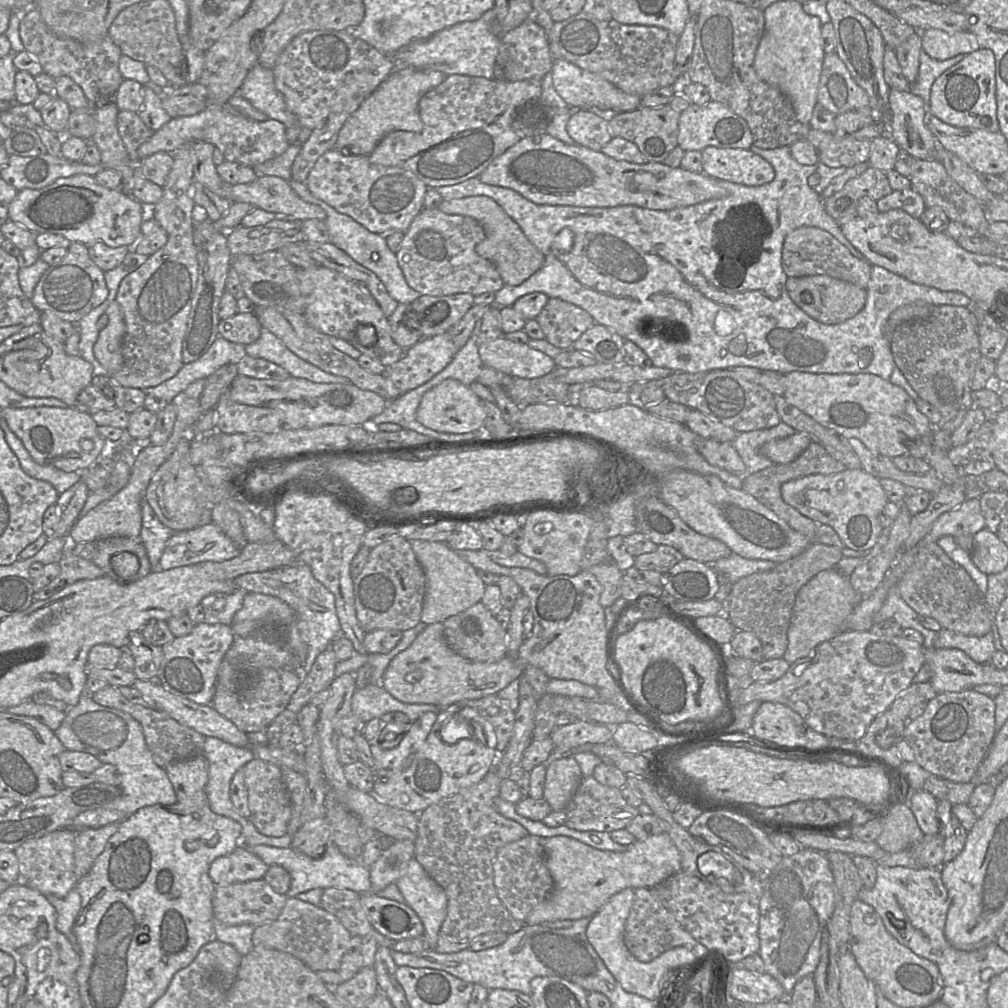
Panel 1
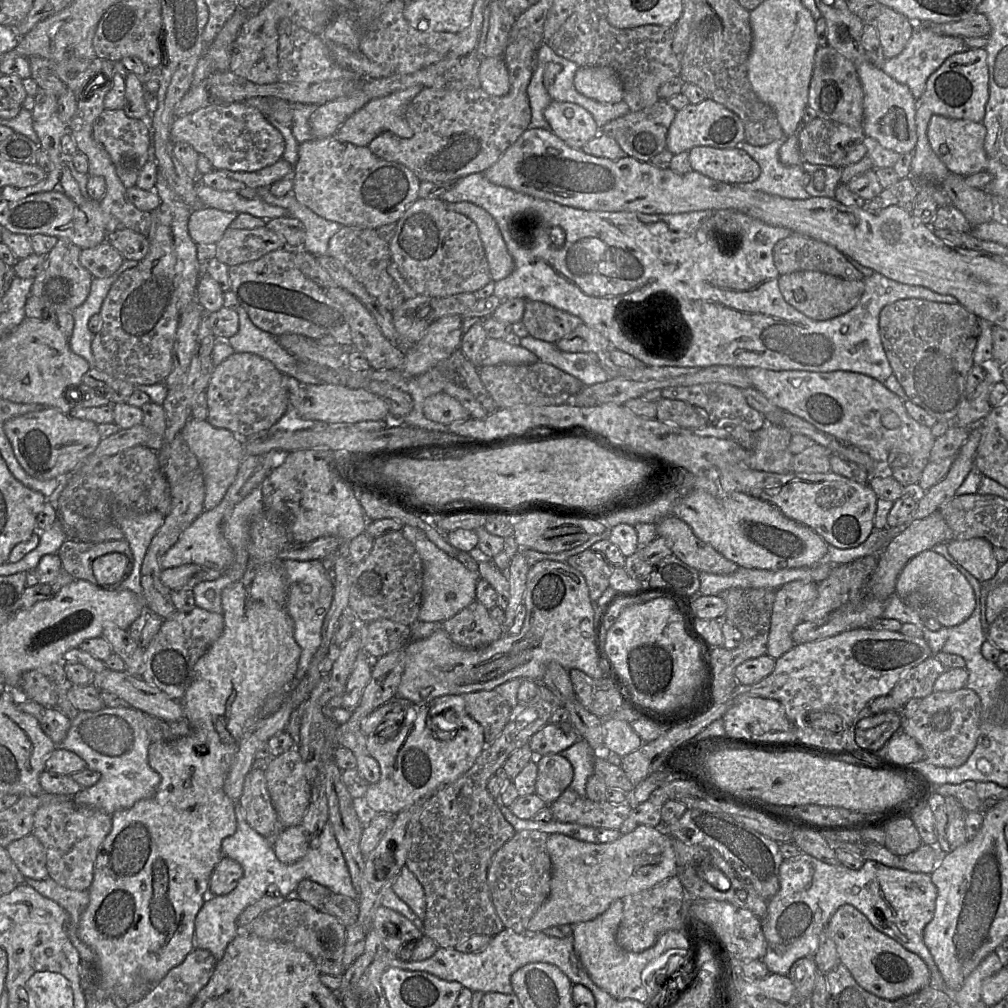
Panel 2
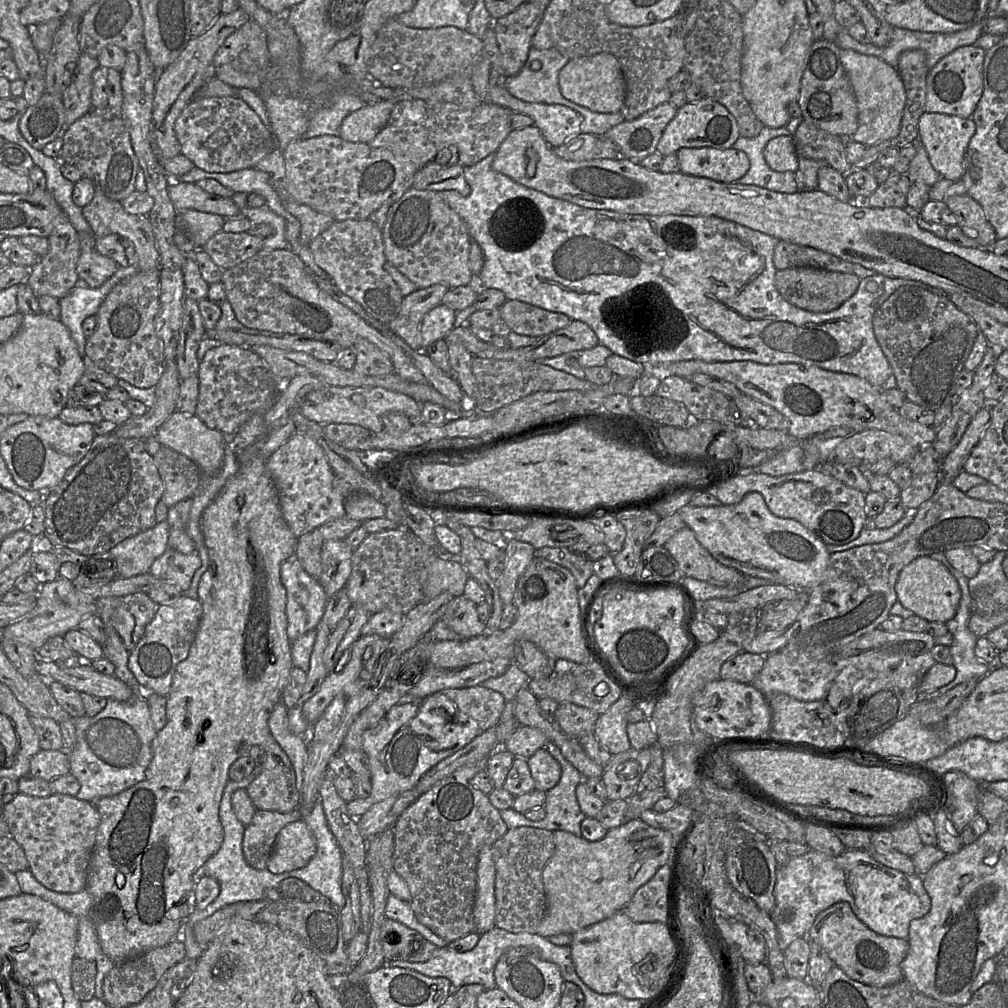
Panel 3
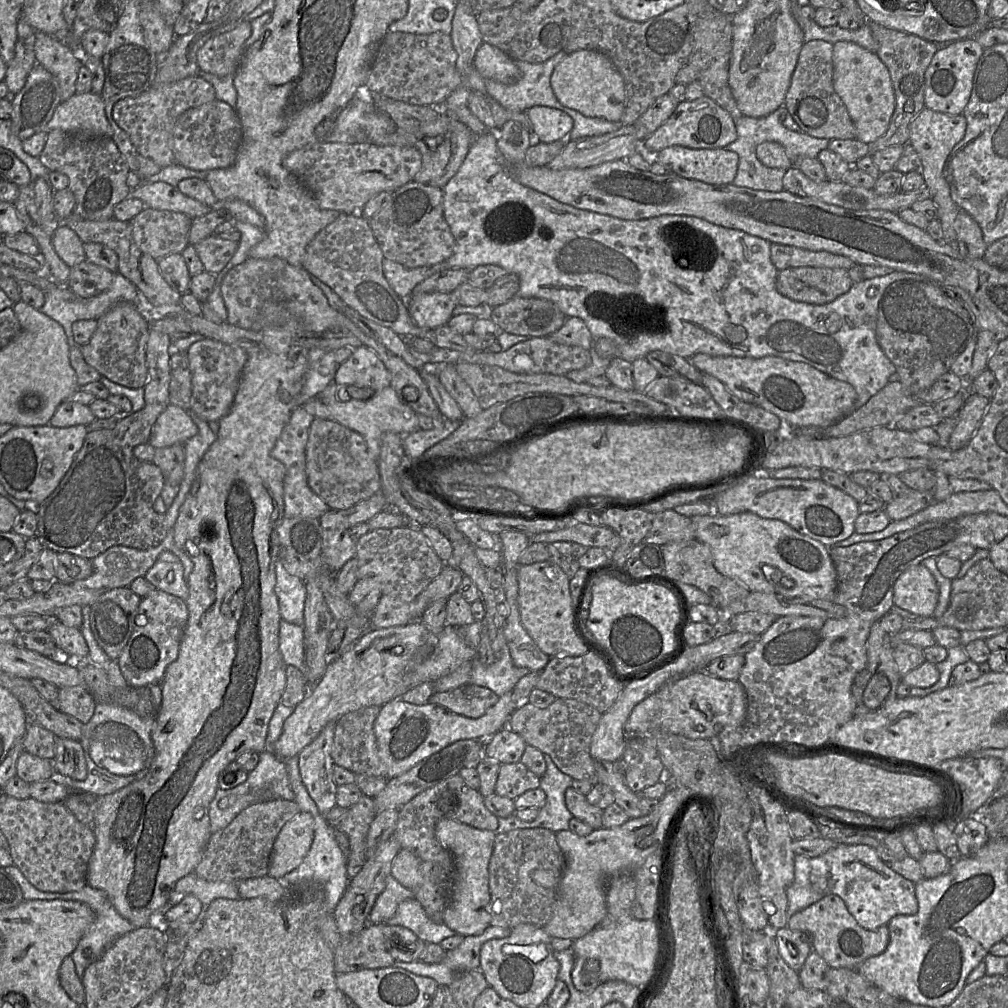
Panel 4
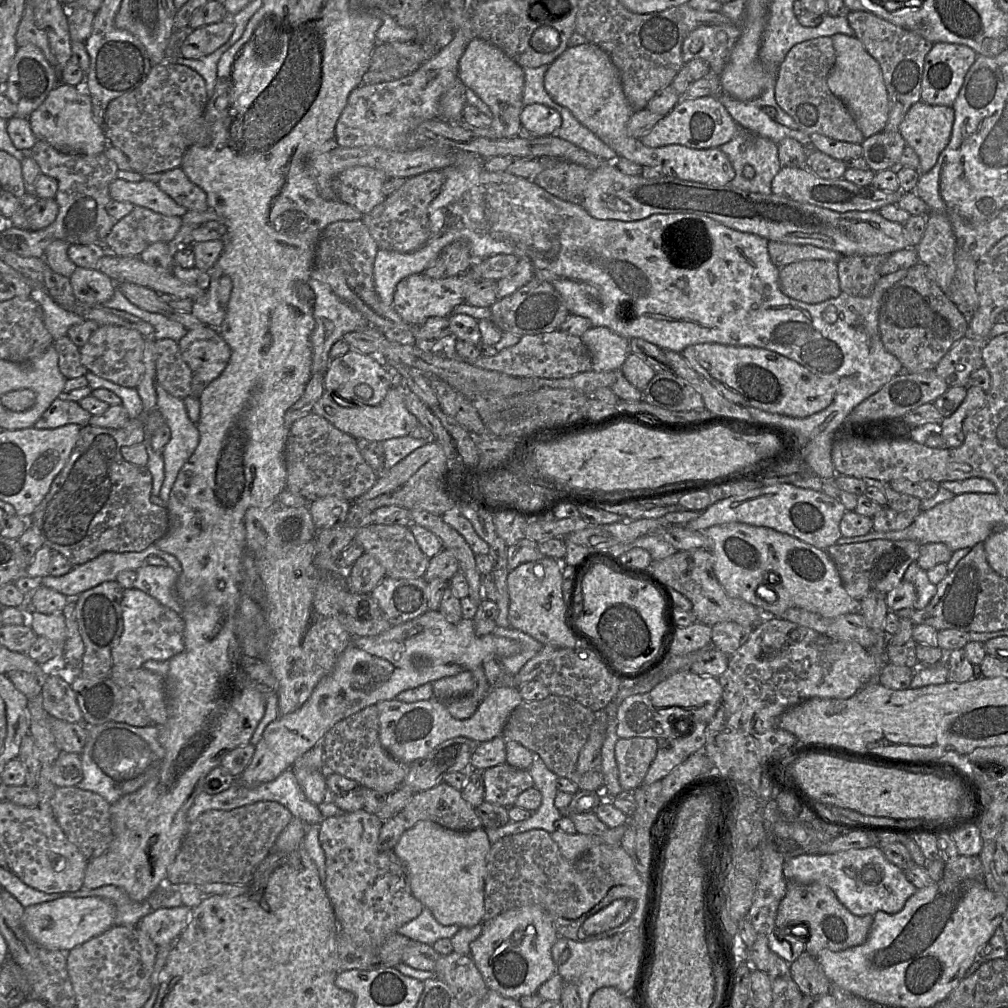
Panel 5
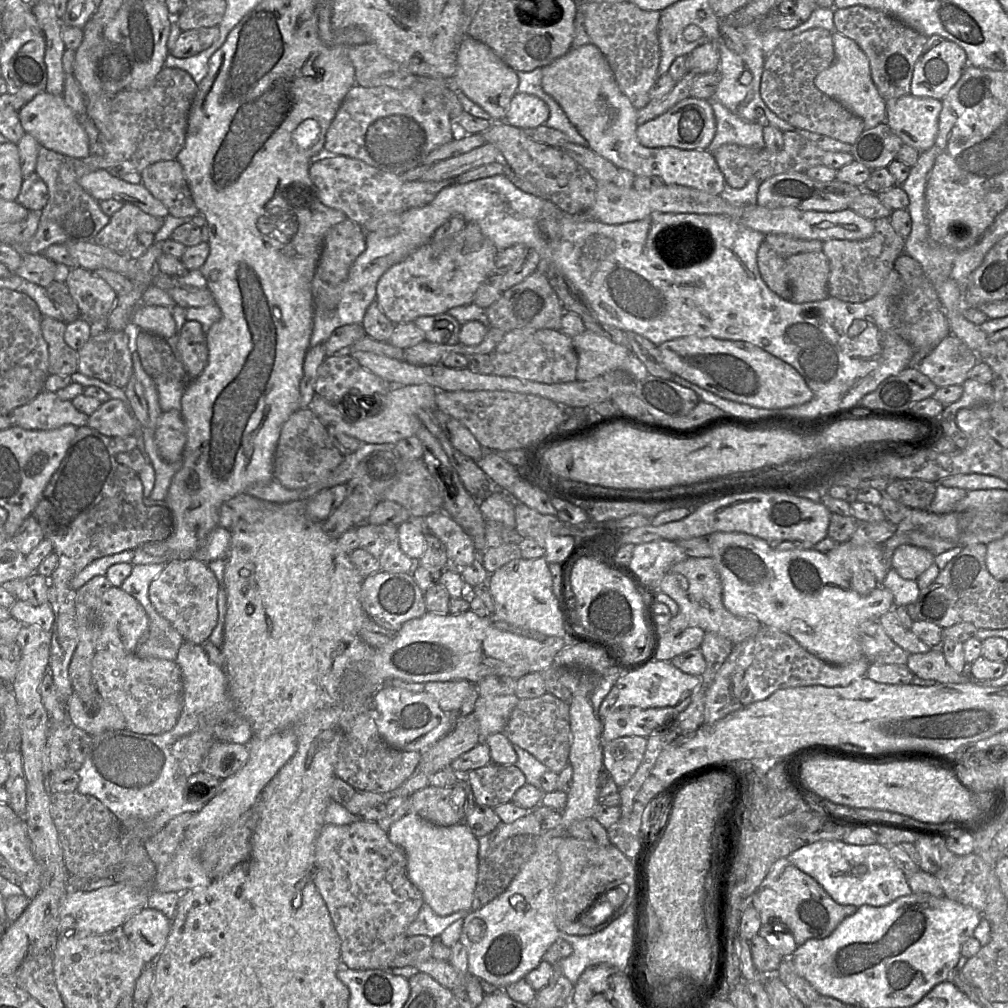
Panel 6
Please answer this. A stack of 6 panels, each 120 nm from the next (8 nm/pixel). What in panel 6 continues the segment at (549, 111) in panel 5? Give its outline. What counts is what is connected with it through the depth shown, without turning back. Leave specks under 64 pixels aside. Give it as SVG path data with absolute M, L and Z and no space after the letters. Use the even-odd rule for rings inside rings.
M517 92L511 99L504 123L517 128L528 129L545 125L549 117L549 108L540 98Z

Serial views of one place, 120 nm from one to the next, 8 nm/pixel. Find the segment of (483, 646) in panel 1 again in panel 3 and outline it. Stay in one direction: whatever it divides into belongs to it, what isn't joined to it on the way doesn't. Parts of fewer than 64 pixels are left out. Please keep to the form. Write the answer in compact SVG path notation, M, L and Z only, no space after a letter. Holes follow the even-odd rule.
M463 595L454 597L448 604L442 619L447 626L456 632L462 639L470 639L486 633L487 625L482 622L476 610L477 604Z

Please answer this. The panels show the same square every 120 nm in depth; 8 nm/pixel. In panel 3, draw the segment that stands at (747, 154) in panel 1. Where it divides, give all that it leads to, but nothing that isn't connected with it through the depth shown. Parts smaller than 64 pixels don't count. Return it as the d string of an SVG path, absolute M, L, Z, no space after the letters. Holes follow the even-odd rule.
M682 148L676 156L681 173L721 183L735 183L750 168L747 155L734 148Z

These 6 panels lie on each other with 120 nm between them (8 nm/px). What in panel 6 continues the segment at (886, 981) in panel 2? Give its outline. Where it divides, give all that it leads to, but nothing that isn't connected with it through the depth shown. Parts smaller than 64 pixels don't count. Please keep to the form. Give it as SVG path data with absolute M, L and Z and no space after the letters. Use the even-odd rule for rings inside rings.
M787 858L778 859L750 898L752 905L759 913L762 925L780 924L787 929L797 944L801 946L810 939L828 937L847 917L853 915L858 907L841 905L809 875L800 871Z

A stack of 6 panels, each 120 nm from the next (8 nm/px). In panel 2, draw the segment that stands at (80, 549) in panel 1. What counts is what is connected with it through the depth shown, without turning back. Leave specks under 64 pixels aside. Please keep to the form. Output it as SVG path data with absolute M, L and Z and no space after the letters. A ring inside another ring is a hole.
M125 539L101 543L66 540L56 555L60 558L61 568L75 580L88 581L97 585L97 579L93 573L93 562L110 553L122 553L129 560L132 558L129 543Z

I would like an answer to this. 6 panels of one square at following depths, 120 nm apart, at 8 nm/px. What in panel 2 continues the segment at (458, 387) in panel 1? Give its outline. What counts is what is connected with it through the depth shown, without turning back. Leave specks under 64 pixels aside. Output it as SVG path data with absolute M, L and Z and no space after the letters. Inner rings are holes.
M445 392L429 396L424 402L424 415L428 420L442 424L471 417L463 405Z

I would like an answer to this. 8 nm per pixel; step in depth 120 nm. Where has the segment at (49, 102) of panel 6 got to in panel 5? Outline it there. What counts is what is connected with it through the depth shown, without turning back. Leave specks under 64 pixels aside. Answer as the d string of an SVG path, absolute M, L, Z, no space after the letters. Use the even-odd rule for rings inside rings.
M59 82L27 119L38 140L65 154L96 155L108 145L102 128L94 120L91 97L80 87Z

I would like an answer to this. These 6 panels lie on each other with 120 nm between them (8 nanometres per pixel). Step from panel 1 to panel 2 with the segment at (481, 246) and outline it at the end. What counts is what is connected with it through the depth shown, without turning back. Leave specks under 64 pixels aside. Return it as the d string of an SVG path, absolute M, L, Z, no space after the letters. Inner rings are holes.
M470 202L447 203L447 207L476 224L492 281L497 282L509 276L514 269L514 261L494 218L486 210Z

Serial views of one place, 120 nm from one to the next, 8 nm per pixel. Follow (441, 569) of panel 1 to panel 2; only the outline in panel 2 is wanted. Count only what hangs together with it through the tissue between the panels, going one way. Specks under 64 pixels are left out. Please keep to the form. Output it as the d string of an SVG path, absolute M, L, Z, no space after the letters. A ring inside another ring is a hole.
M404 525L401 533L415 547L423 563L419 621L443 623L476 600L476 585L481 578L478 574L474 574L461 562L438 548L422 530L414 526Z

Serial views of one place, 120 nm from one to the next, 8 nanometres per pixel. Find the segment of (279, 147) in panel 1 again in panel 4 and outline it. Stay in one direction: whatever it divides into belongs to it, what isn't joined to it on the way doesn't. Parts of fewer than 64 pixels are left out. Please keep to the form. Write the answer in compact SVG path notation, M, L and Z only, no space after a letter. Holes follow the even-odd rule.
M214 99L190 108L176 120L172 131L172 150L176 163L193 170L210 171L234 164L242 142L242 126L235 107Z

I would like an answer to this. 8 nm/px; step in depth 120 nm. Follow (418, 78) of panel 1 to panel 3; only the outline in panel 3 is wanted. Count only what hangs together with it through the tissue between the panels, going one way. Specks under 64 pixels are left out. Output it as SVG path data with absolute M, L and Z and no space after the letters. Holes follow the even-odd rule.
M391 100L367 104L342 121L339 137L353 143L368 143L387 124L395 106Z

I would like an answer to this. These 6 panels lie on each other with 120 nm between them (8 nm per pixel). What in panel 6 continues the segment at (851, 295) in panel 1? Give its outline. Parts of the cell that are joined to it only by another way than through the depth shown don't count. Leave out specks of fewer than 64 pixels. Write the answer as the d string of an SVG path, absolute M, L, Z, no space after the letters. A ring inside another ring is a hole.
M820 252L799 253L786 258L787 276L791 286L790 301L795 304L821 301L829 297L830 264L825 254Z

